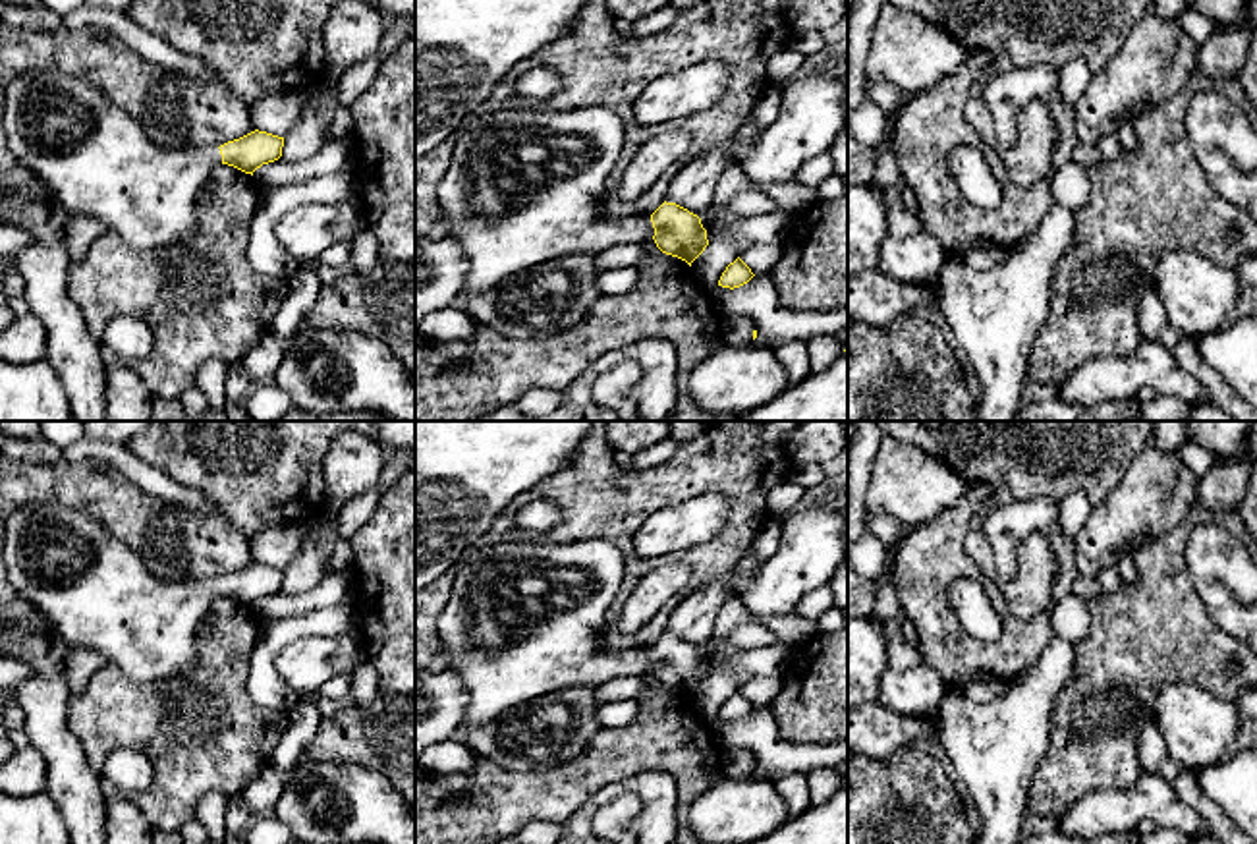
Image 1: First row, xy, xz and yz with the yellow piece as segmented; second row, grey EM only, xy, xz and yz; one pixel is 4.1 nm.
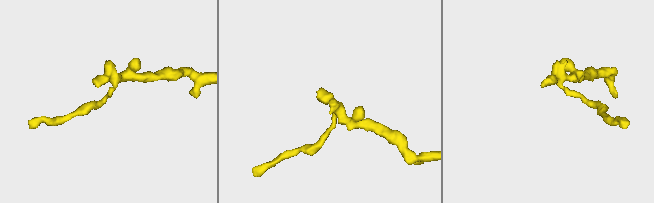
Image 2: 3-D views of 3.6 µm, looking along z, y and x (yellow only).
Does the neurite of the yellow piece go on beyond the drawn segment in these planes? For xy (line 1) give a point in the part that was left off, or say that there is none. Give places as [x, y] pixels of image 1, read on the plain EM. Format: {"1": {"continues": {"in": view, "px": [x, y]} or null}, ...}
{"1": {"continues": {"in": "xy", "px": [99, 593]}}}

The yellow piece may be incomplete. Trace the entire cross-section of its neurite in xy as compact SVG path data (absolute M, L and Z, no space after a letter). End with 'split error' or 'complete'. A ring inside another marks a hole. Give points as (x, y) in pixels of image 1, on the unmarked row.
M58 502L25 504L4 521L2 562L10 593L29 601L62 637L66 659L93 651L137 684L158 684L195 668L195 635L218 597L251 606L282 589L284 570L251 564L220 579L164 581L141 554L83 508Z; split error

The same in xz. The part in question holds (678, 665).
M601 539L566 545L485 541L469 550L458 566L450 599L438 620L438 635L448 651L444 668L463 680L469 697L458 736L541 695L573 686L599 688L622 676L641 678L651 670L662 686L691 699L709 672L701 651L687 641L664 633L649 651L629 647L608 651L602 647L606 612L620 591L622 577L622 550Z; split error

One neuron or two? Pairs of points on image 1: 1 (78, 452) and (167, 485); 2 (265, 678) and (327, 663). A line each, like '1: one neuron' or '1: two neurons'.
1: one neuron
2: two neurons

